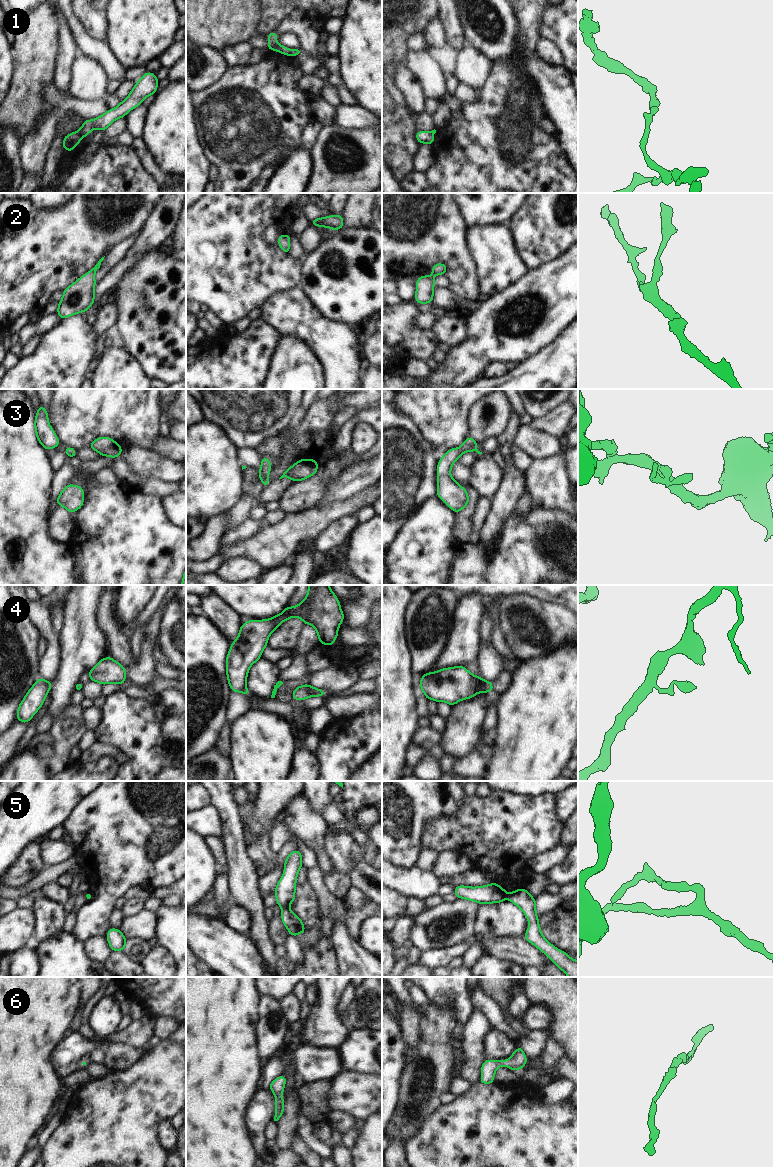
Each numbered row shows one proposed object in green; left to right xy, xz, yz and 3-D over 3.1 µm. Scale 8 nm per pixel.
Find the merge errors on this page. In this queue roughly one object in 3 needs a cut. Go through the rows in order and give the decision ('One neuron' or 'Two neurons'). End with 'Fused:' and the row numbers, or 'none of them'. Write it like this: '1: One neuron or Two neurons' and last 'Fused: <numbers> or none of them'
1: Two neurons
2: One neuron
3: One neuron
4: Two neurons
5: Two neurons
6: One neuron
Fused: 1, 4, 5

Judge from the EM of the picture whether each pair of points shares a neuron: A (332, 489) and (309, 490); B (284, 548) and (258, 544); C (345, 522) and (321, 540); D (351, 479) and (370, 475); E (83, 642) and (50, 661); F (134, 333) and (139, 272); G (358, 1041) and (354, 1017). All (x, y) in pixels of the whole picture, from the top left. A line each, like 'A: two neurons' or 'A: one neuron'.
A: two neurons
B: one neuron
C: one neuron
D: one neuron
E: two neurons
F: one neuron
G: two neurons

